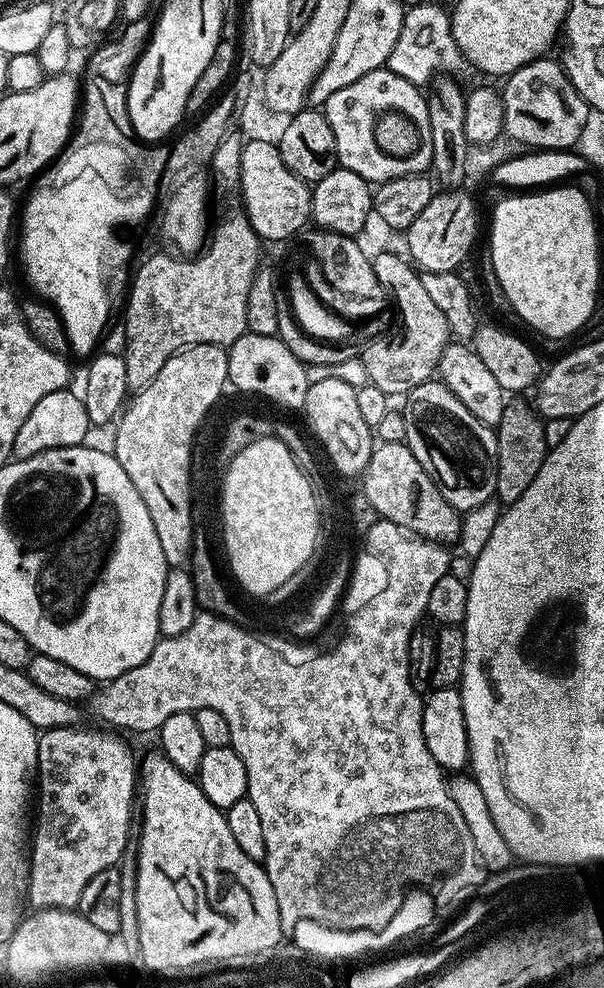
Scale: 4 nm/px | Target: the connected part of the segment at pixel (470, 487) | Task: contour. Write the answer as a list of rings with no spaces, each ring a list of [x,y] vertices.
[[[433,378],[414,386],[407,392],[405,400],[408,401],[402,405],[402,411],[406,422],[407,446],[414,458],[418,458],[422,470],[430,474],[442,498],[446,498],[446,502],[450,502],[461,514],[483,509],[487,505],[484,503],[495,497],[498,482],[498,442],[495,431],[478,422],[478,418],[474,418],[474,414],[470,414],[470,410],[466,410],[466,406],[462,406],[462,402],[458,402],[458,398],[454,398],[452,391],[439,379]]]

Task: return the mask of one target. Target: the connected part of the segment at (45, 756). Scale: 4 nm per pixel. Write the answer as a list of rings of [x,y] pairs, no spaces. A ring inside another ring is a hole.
[[[80,727],[50,728],[38,736],[36,766],[40,817],[37,820],[35,817],[34,835],[30,840],[26,893],[27,899],[33,900],[36,906],[75,909],[86,882],[90,882],[94,874],[102,874],[102,870],[117,867],[129,843],[128,822],[132,818],[132,791],[136,788],[136,760],[123,735],[112,730],[99,732],[96,728]]]

